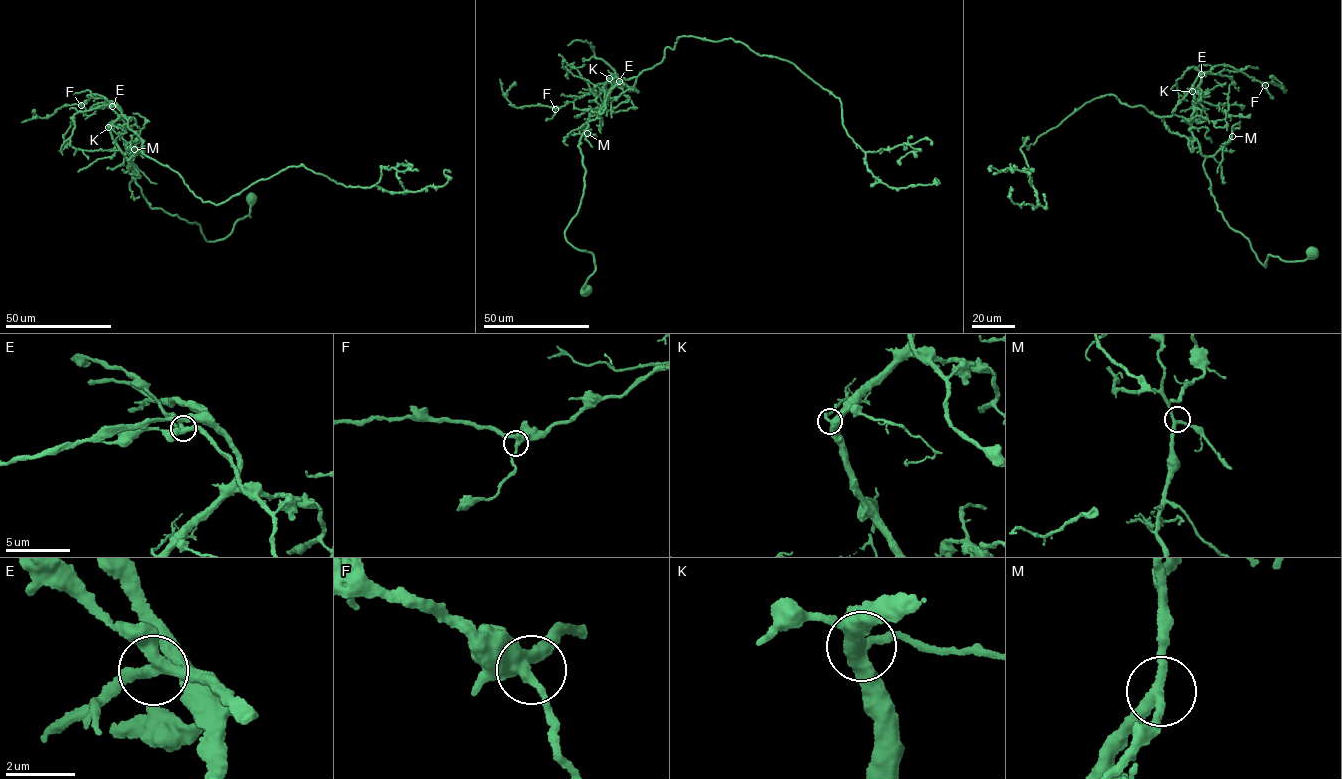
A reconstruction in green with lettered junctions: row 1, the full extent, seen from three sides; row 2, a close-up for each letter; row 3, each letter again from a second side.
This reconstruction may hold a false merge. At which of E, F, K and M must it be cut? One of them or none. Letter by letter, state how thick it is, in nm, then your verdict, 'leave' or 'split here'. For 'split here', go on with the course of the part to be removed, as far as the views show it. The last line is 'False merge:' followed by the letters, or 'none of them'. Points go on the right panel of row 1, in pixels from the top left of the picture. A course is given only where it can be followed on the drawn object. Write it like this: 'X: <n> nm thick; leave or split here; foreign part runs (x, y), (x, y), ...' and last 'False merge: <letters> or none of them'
E: 300 nm thick; leave
F: 400 nm thick; leave
K: 380 nm thick; leave
M: 260 nm thick; leave
False merge: none of them

